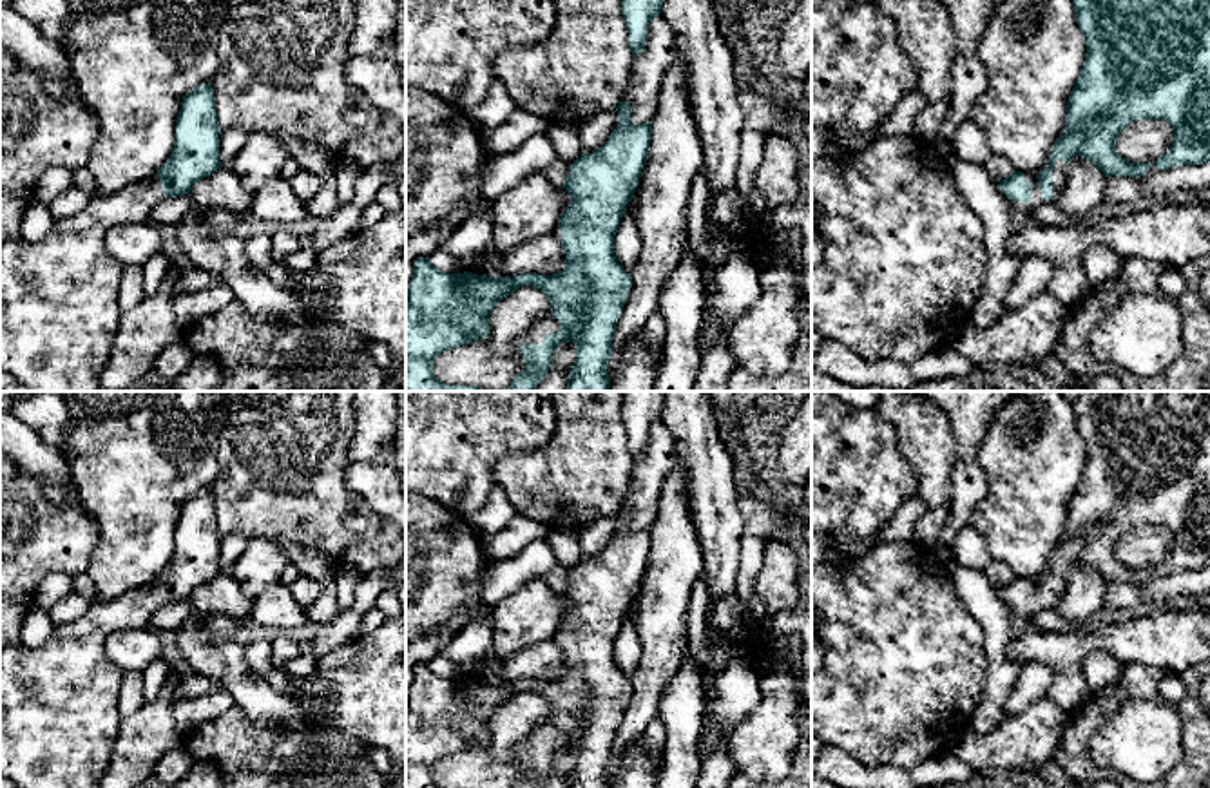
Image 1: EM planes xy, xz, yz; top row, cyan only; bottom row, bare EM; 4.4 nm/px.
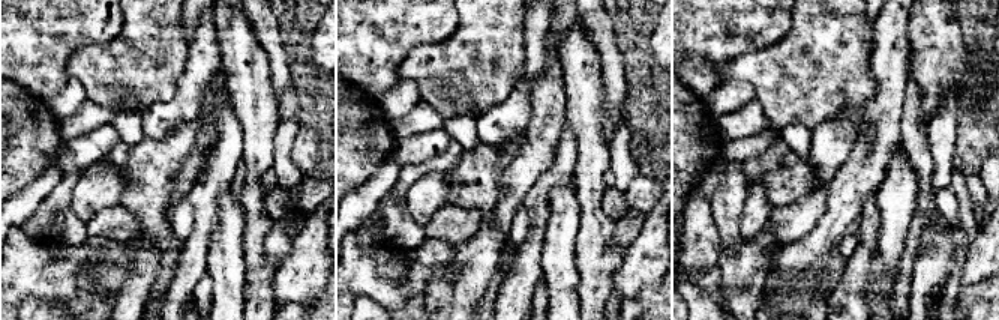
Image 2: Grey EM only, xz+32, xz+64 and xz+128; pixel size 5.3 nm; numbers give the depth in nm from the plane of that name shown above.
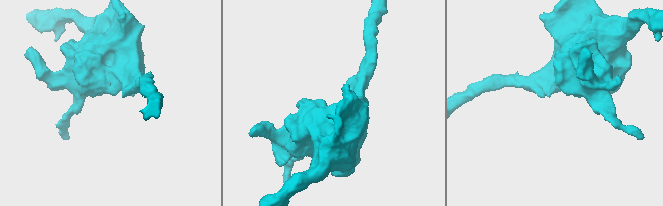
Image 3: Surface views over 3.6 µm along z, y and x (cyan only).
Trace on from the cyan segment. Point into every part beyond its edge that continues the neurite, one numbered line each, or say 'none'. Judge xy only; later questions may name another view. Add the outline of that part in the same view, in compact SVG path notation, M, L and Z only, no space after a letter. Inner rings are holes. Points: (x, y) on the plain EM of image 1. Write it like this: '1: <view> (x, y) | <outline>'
1: xy (58, 705) | M156 578L116 600L92 601L82 618L58 625L40 649L14 645L0 650L0 777L20 788L101 788L121 723L118 694L123 679L123 670L109 661L103 645L112 632L149 627L152 614L167 605L158 587Z

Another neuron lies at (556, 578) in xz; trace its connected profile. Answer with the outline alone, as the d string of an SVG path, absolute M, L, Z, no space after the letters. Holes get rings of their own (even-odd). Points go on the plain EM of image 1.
M556 565L549 572L543 574L543 581L552 589L562 592L569 581L571 571L574 567Z

